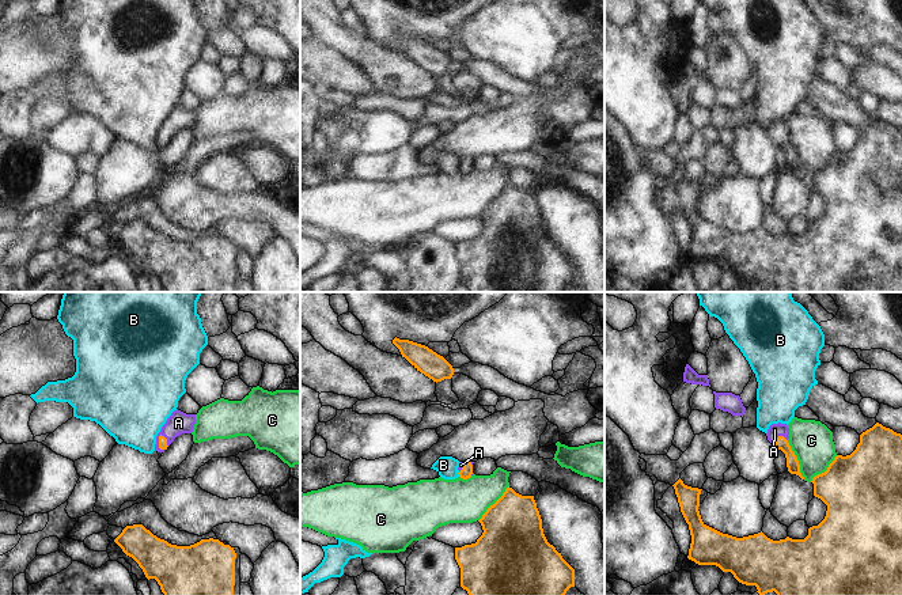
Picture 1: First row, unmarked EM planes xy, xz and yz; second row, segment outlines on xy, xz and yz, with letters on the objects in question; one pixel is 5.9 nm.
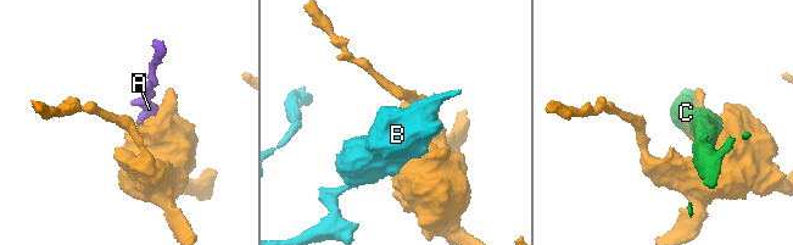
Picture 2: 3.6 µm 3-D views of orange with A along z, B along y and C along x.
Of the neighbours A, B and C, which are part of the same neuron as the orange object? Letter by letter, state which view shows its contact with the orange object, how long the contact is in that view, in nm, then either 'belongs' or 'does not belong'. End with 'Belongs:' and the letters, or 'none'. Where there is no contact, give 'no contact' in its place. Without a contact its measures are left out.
A: yz | 90 nm | belongs
B: xz | 30 nm | does not belong
C: yz | 260 nm | does not belong
Belongs: A

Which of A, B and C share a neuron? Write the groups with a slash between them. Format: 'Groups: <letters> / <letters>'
Groups: A / B / C.

